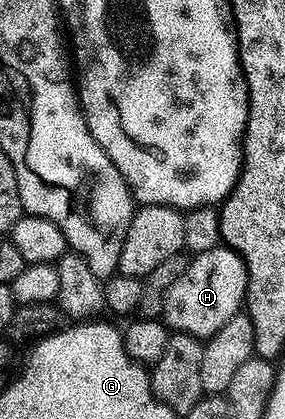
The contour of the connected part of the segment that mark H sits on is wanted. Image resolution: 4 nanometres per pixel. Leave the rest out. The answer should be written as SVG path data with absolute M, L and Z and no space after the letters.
M214 245L206 251L198 251L190 258L183 277L179 277L167 291L163 322L182 335L194 335L202 341L210 339L242 310L246 289L245 262L232 247Z

